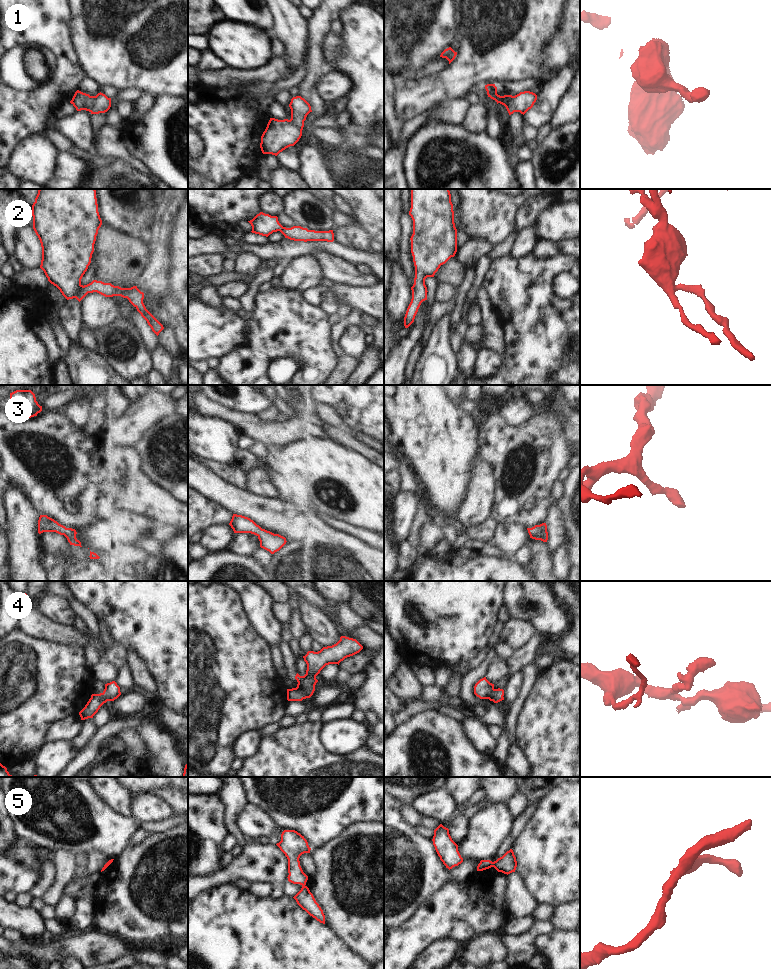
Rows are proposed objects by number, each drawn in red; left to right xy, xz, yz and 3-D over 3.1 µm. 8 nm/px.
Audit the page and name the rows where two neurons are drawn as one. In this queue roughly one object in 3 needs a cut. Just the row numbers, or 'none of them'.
5

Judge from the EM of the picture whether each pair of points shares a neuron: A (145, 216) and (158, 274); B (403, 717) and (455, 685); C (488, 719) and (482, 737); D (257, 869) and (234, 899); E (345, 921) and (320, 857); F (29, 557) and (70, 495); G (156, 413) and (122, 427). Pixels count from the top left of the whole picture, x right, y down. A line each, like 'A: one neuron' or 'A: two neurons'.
A: two neurons
B: one neuron
C: two neurons
D: two neurons
E: one neuron
F: two neurons
G: one neuron

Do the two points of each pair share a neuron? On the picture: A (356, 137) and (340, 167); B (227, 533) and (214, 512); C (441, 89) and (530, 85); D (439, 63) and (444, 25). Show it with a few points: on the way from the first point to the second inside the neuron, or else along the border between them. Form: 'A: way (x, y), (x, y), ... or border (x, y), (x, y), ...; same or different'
A: way (352, 144), (345, 160); same
B: border (228, 524), (211, 524), (201, 531); different
C: border (527, 77), (500, 82); different
D: border (439, 56), (429, 61), (419, 70); different

